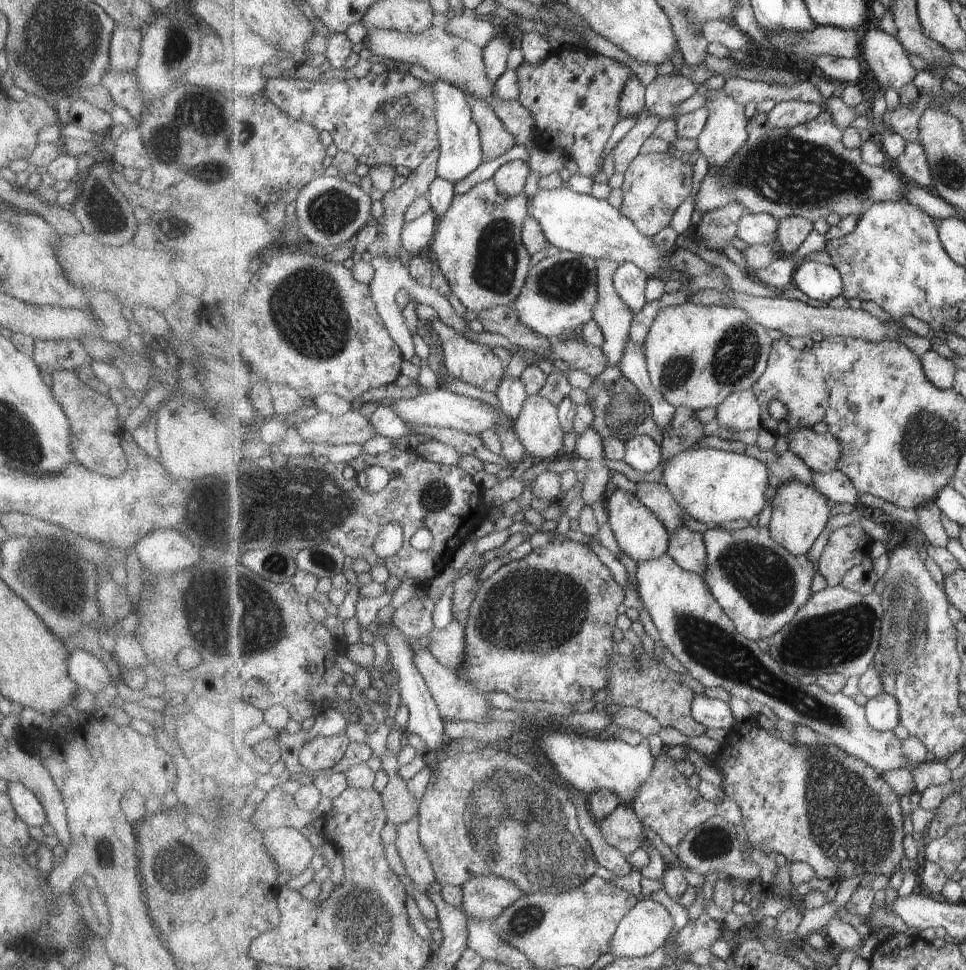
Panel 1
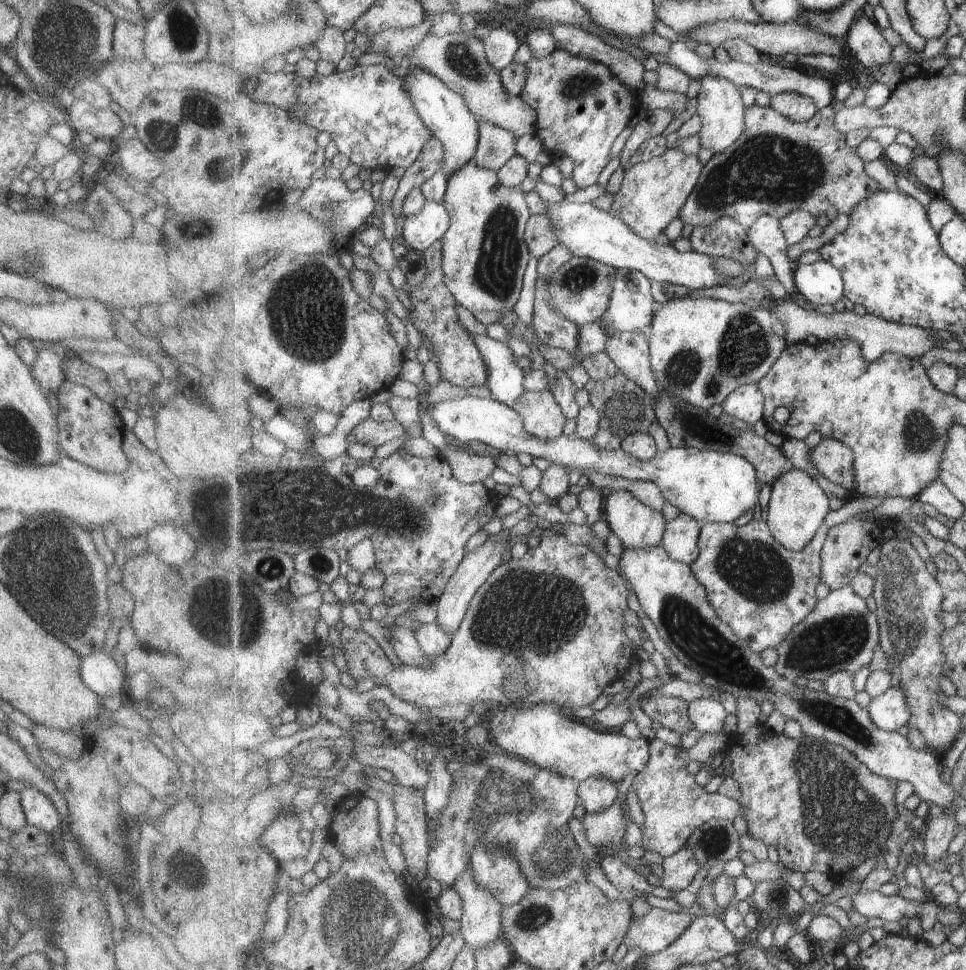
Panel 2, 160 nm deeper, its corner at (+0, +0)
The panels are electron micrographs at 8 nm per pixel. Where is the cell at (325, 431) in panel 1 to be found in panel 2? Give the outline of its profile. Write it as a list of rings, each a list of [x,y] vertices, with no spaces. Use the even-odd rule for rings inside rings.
[[[375,419],[364,420],[357,428],[354,428],[349,435],[351,443],[363,443],[377,448],[381,444],[387,444],[391,440],[397,440],[405,434],[407,429],[403,429],[403,424],[396,419],[392,421],[376,421]]]

